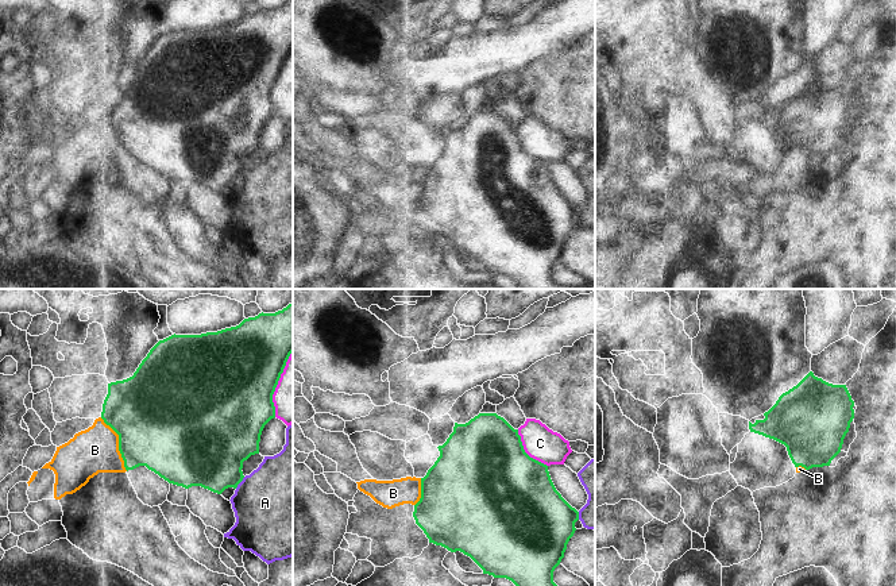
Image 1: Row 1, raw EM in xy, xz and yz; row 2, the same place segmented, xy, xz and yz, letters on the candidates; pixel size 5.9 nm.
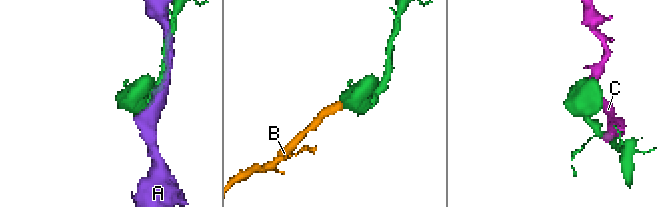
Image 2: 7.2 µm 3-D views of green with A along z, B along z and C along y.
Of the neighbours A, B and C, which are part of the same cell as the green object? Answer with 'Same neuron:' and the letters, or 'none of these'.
Same neuron: B

